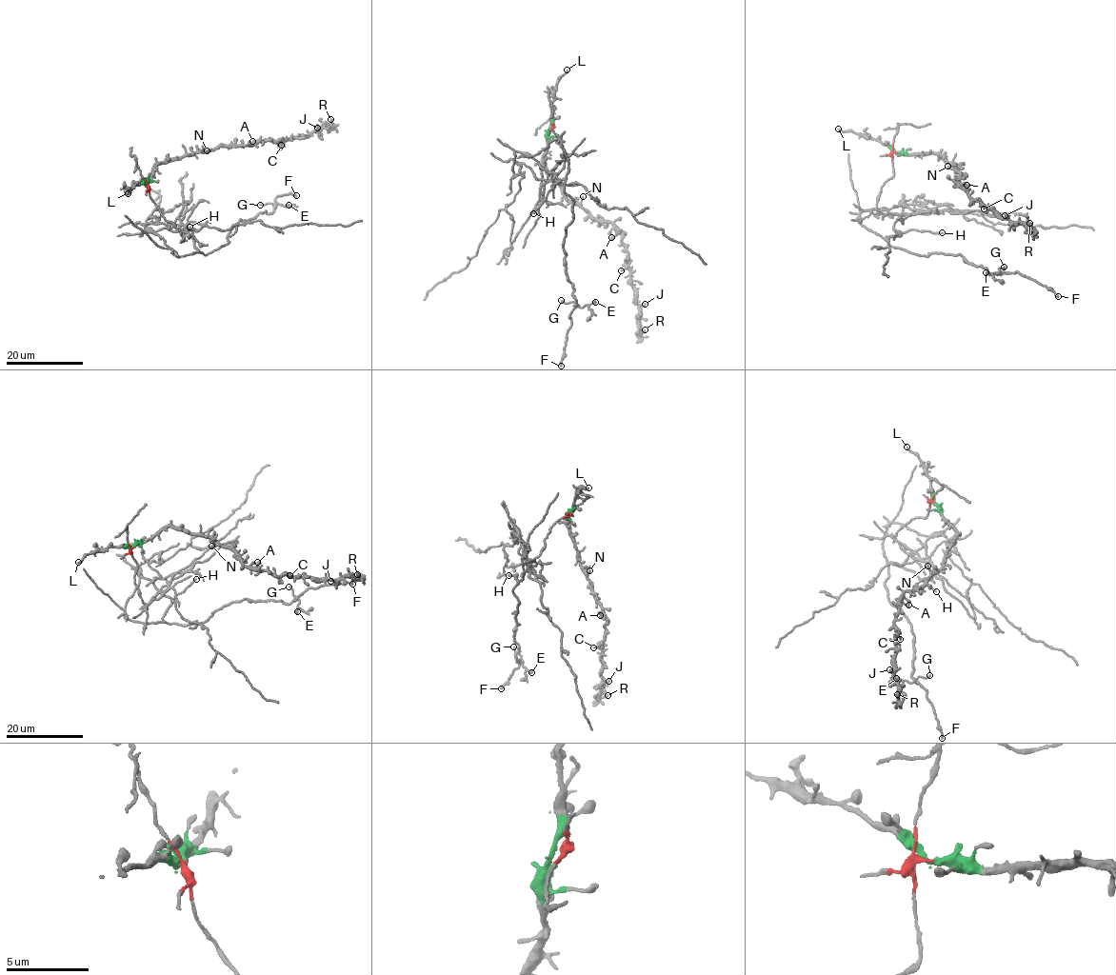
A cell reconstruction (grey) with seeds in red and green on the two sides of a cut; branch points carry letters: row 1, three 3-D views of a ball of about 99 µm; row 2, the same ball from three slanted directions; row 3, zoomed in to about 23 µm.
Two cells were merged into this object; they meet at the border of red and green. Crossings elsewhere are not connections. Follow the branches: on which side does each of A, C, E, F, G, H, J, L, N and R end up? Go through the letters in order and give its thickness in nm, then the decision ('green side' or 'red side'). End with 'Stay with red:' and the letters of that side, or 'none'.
A: 400 nm thick; green side
C: 190 nm thick; green side
E: 440 nm thick; red side
F: 320 nm thick; red side
G: 240 nm thick; red side
H: 150 nm thick; red side
J: 340 nm thick; green side
L: 190 nm thick; green side
N: 220 nm thick; green side
R: 360 nm thick; green side
Stay with red: E, F, G, H

